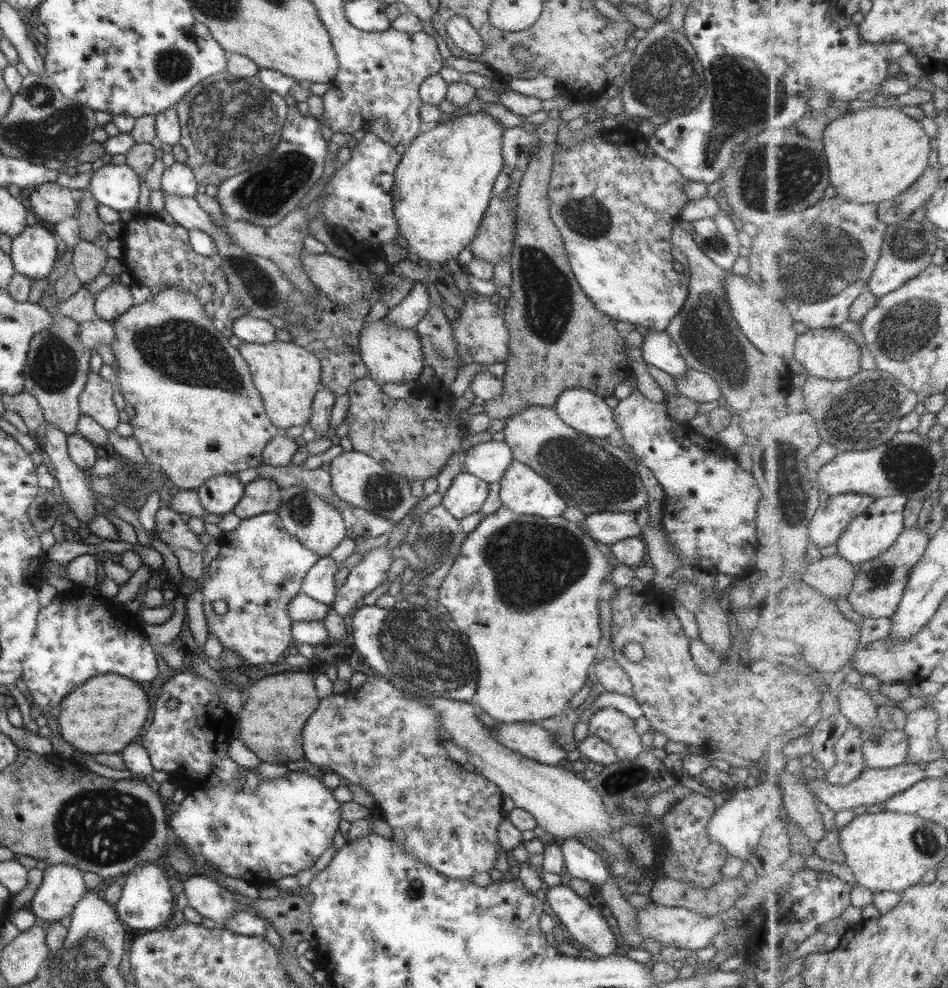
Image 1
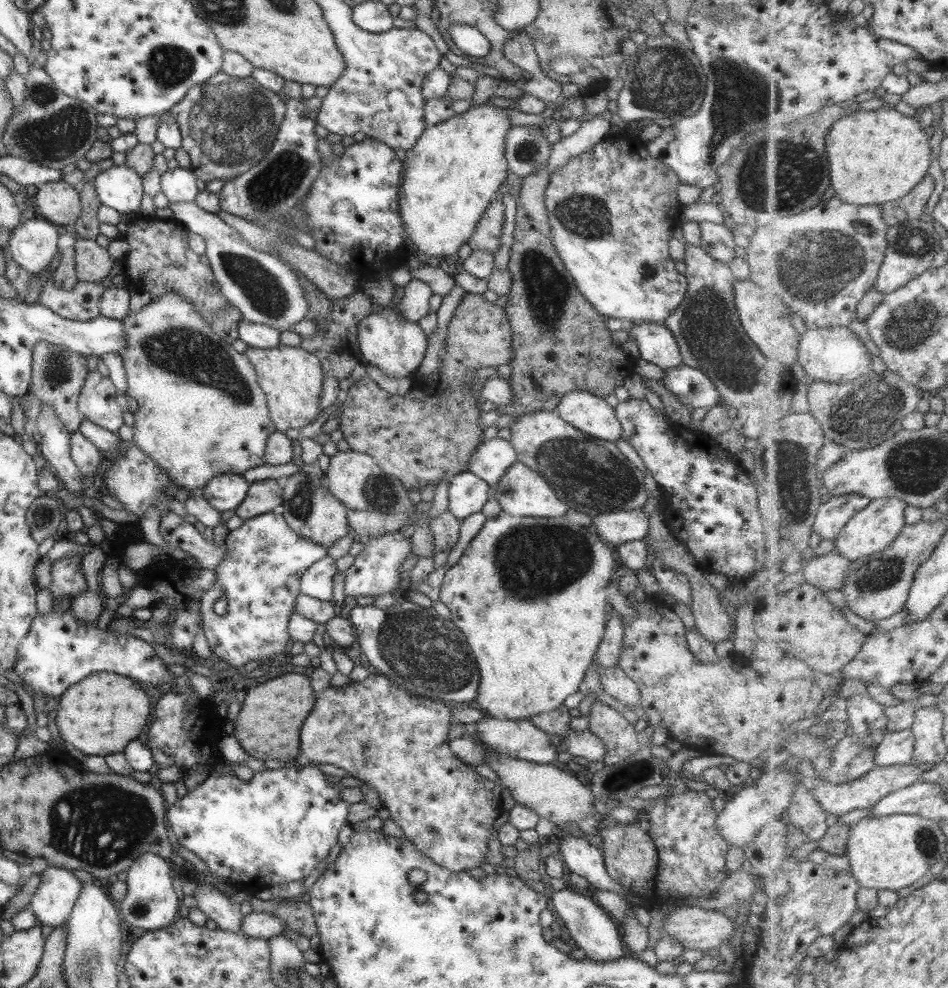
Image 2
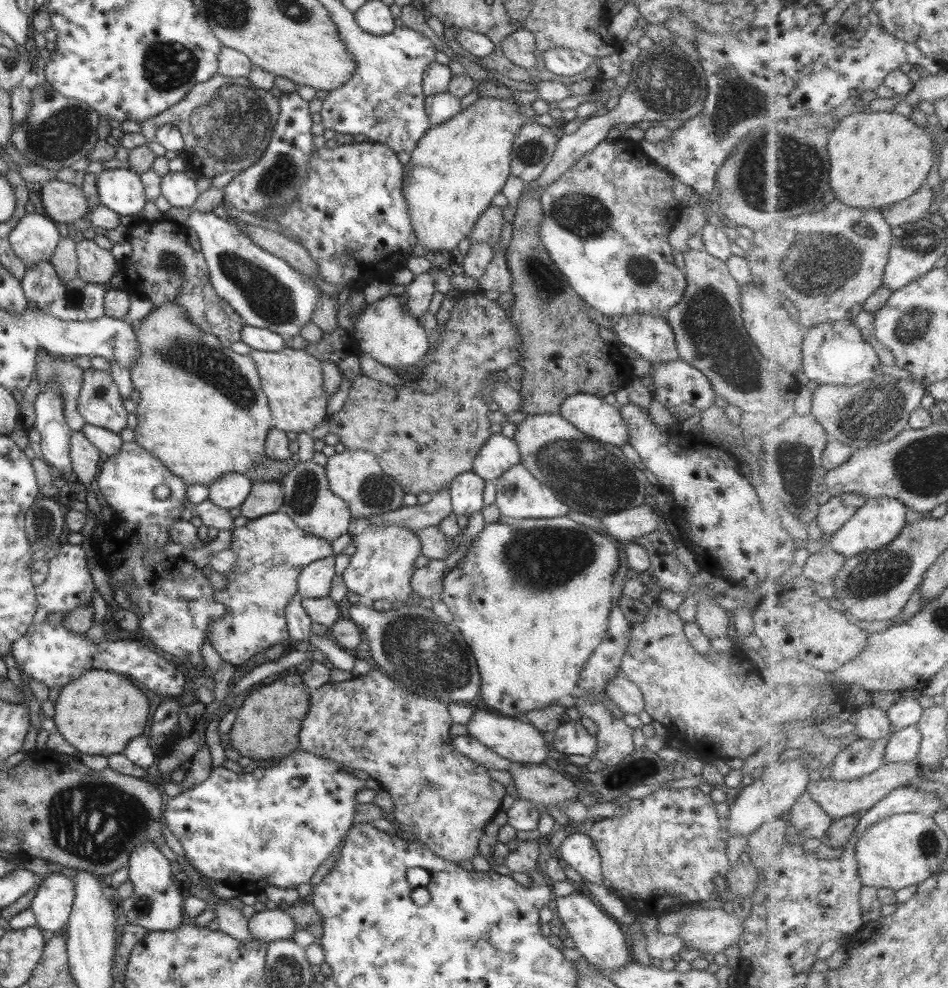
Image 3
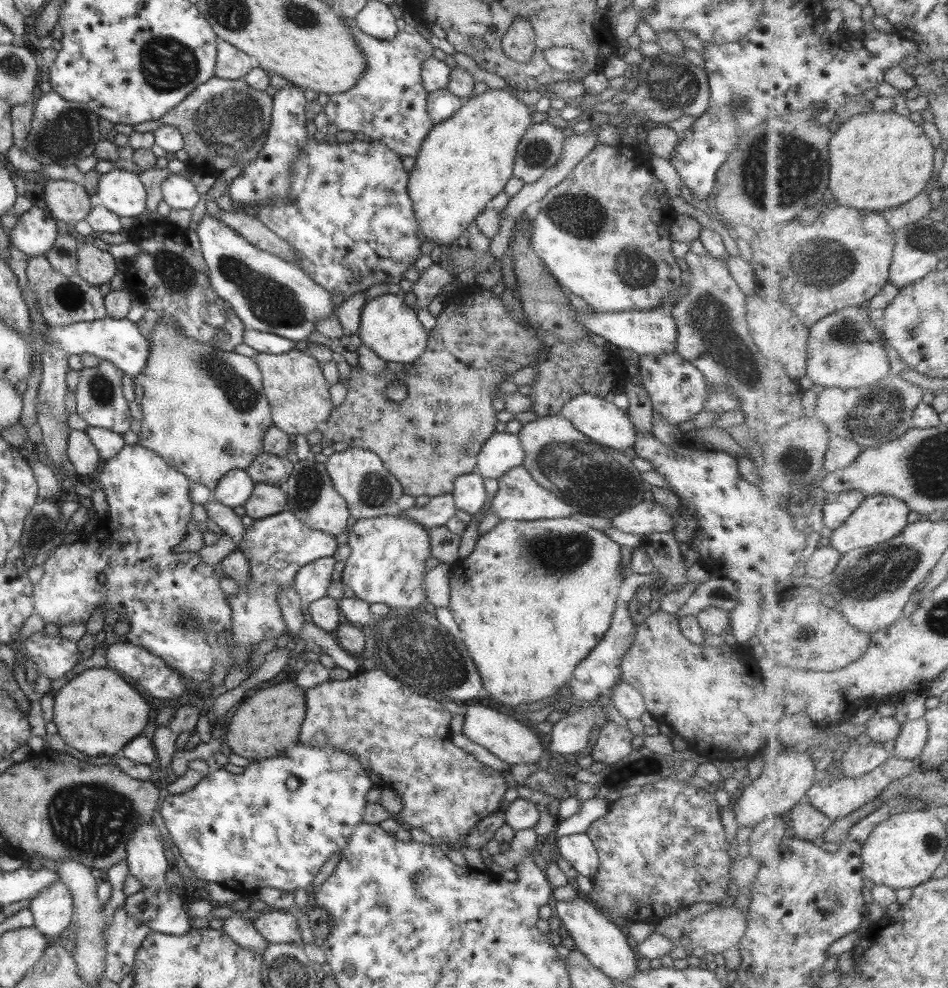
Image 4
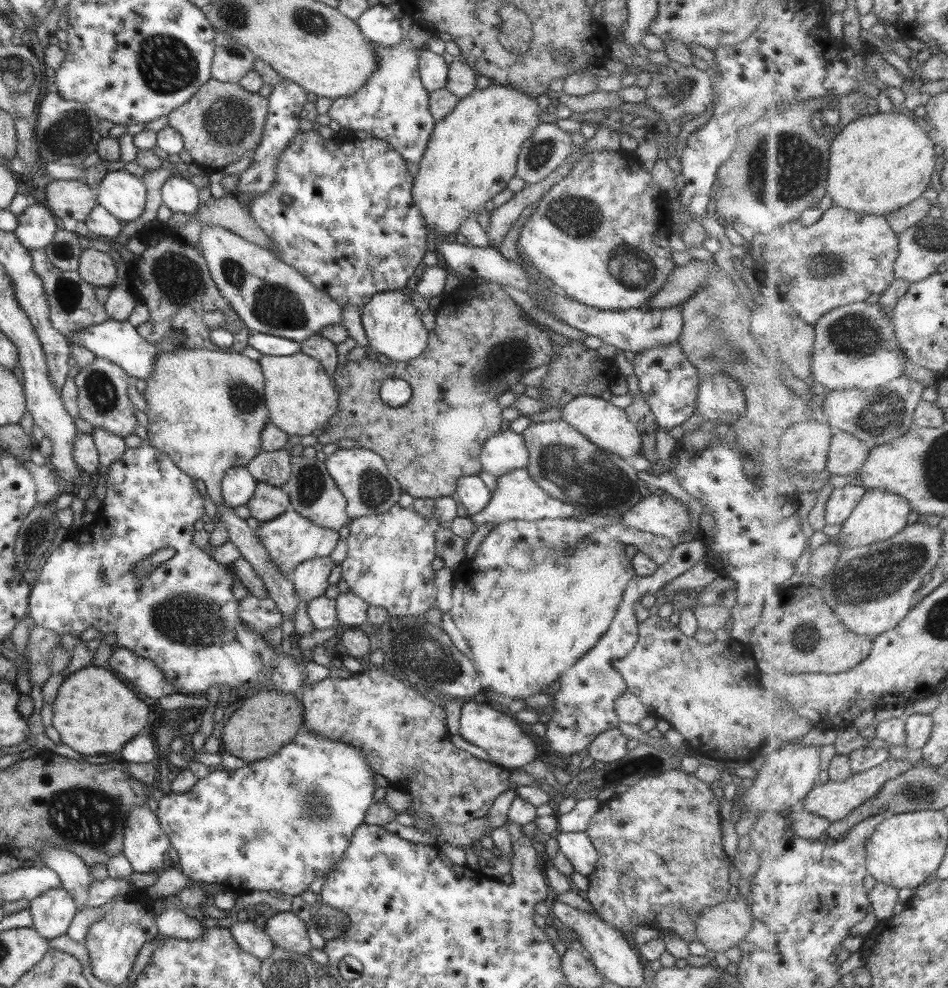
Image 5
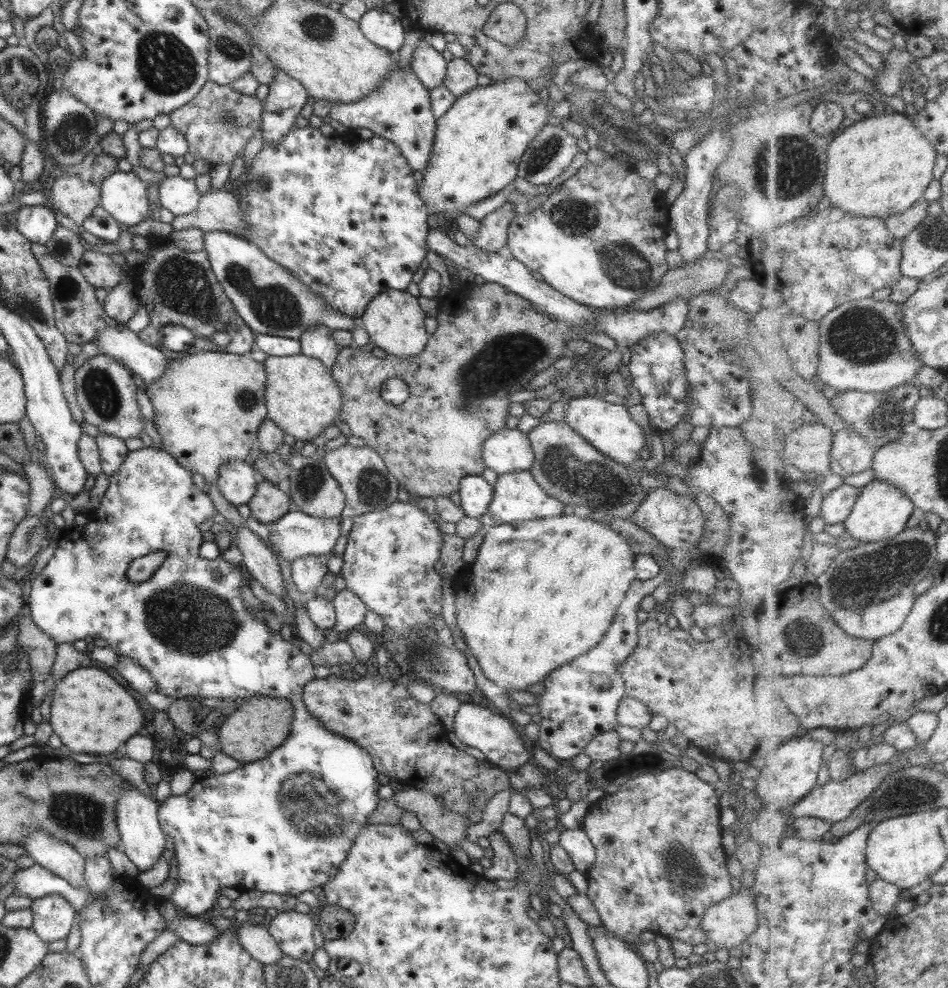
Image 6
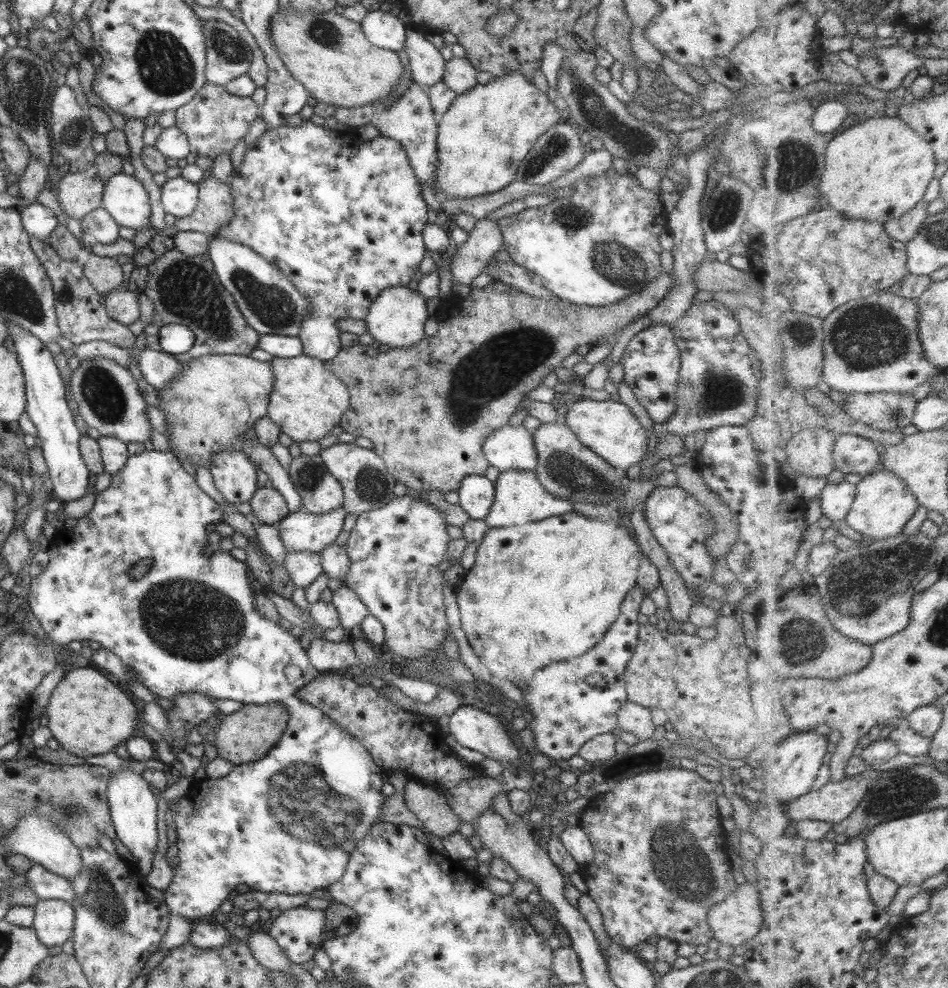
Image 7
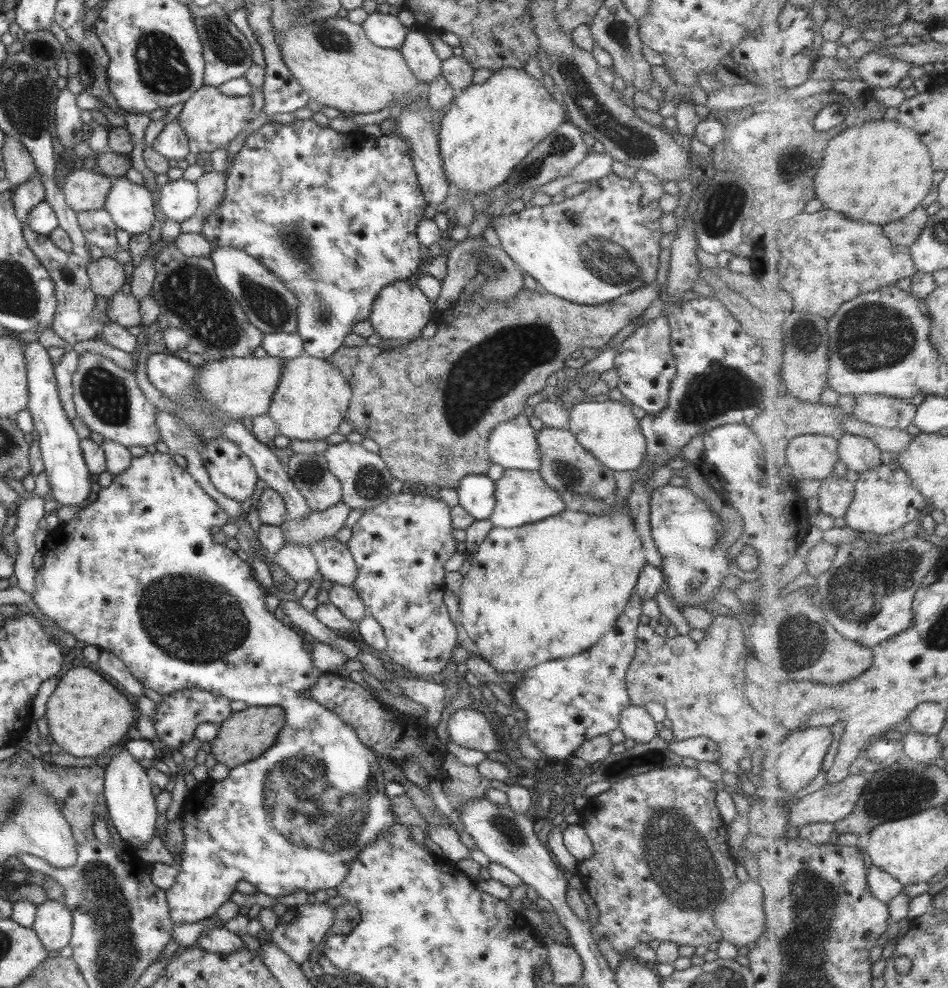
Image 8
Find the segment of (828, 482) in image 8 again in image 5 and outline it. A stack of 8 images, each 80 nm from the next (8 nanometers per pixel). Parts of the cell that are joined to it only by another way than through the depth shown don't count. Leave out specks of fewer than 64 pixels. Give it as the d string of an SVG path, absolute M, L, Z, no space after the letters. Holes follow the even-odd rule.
M850 485L832 491L826 504L825 513L828 524L843 524L868 491L863 485Z

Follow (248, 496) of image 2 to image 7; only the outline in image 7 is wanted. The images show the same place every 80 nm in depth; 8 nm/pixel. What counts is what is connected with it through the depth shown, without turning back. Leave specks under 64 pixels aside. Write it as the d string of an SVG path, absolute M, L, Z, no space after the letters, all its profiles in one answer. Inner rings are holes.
M268 484L256 489L248 502L250 514L253 514L259 522L266 525L275 526L290 513L283 497Z

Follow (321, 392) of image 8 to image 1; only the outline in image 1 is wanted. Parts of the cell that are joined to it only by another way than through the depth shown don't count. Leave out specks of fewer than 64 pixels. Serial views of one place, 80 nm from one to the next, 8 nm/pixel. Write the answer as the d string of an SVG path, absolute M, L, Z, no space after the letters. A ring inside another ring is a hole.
M276 338L265 344L241 341L236 349L247 365L269 422L282 431L291 426L306 425L320 377L320 363L313 353Z

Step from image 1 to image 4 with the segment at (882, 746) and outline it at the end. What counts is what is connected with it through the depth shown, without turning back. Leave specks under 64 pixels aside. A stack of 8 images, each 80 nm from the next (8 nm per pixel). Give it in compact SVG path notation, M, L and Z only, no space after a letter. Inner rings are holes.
M924 718L903 723L895 740L895 754L899 758L918 762L929 738L928 721Z

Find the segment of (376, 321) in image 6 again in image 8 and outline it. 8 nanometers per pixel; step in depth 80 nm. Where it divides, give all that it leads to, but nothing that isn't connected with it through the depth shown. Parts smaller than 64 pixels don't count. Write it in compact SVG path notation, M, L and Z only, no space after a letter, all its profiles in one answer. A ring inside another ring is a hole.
M400 279L385 285L373 300L368 321L373 327L374 334L381 340L406 341L420 338L423 327L432 320L433 311L430 300L408 279Z

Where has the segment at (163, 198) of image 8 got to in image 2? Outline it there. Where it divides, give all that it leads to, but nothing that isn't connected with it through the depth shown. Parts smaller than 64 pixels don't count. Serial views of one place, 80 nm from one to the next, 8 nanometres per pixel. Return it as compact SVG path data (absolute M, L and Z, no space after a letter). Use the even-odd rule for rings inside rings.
M175 168L160 174L160 191L169 203L193 201L201 188L196 176L189 168Z

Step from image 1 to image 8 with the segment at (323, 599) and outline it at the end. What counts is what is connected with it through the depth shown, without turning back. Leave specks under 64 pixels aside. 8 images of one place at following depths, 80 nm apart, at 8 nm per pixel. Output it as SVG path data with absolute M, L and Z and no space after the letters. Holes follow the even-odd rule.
M286 542L271 560L291 576L296 584L311 581L318 574L317 562L310 548L300 544Z

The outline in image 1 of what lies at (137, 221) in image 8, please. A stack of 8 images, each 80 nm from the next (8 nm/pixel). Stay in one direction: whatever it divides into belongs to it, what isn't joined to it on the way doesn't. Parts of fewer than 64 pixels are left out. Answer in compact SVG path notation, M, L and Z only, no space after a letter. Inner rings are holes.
M107 163L90 172L87 189L98 205L108 206L117 213L131 212L136 207L140 177L126 164Z

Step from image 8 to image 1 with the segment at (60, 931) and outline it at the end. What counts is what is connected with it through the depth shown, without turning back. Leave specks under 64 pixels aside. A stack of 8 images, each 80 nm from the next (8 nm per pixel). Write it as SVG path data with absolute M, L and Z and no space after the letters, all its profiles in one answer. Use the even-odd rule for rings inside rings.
M70 864L49 865L31 900L23 906L36 918L57 922L68 916L86 892L82 871Z

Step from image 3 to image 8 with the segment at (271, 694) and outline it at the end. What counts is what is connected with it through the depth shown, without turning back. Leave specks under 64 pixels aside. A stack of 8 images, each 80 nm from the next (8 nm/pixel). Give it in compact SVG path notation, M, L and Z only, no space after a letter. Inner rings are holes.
M277 706L247 707L241 711L231 712L228 718L220 723L214 739L206 745L206 751L212 752L216 762L224 764L228 769L259 758L283 731L285 714Z

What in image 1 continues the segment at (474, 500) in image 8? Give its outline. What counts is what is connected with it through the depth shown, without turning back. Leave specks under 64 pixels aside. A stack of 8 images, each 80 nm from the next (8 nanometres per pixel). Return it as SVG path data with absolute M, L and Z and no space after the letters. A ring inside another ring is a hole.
M466 472L453 477L440 505L456 519L478 512L488 493L488 483Z

